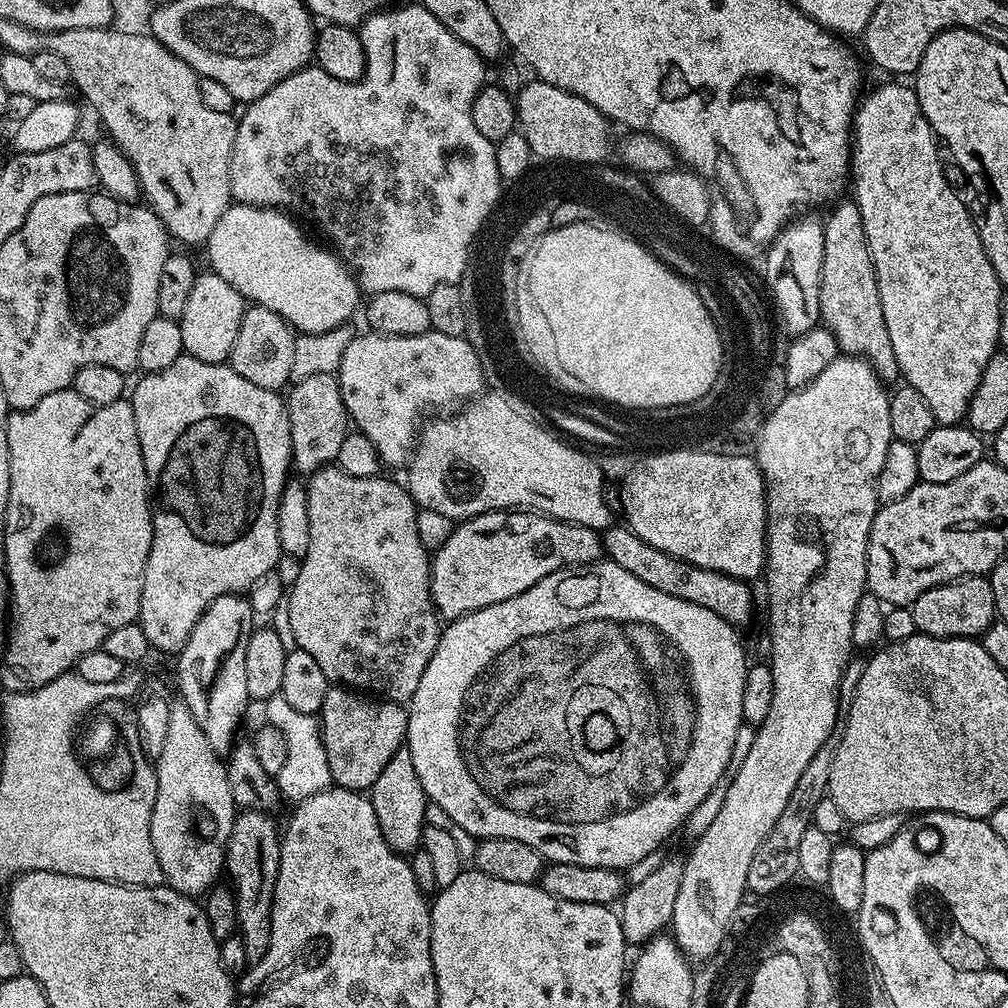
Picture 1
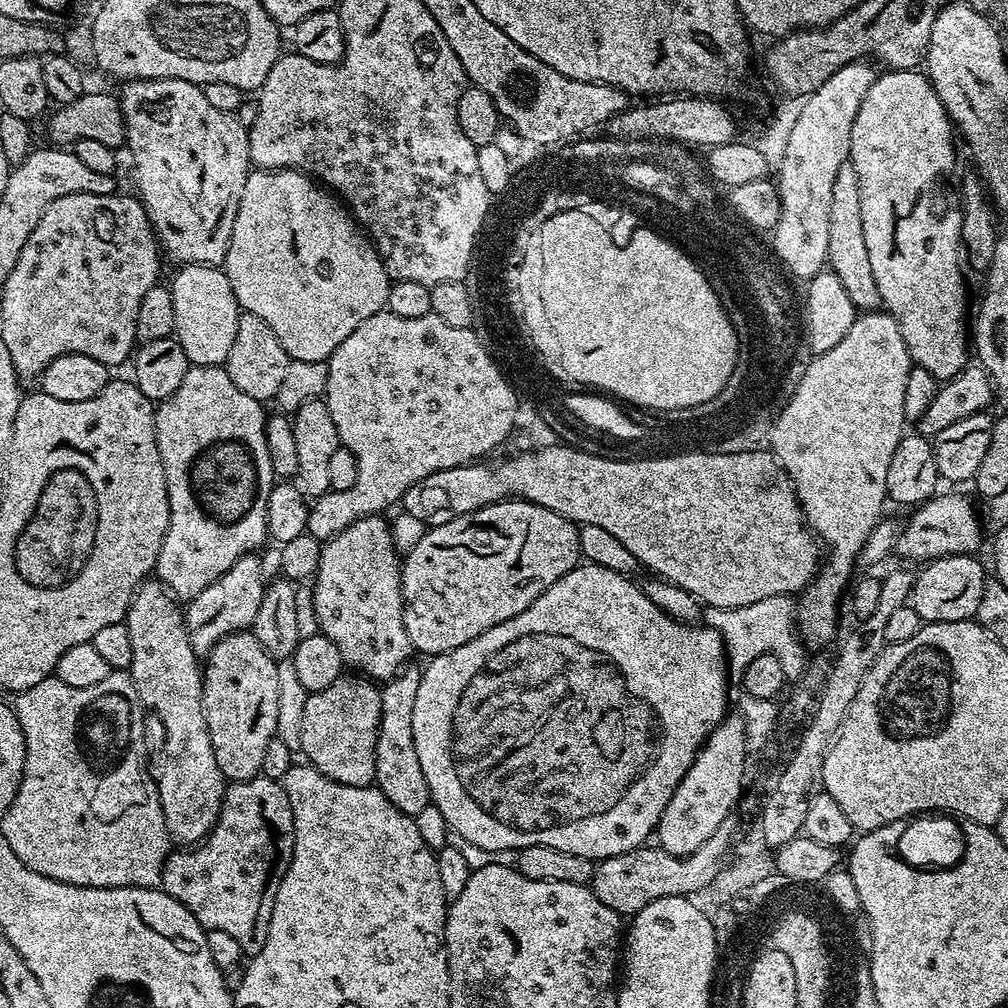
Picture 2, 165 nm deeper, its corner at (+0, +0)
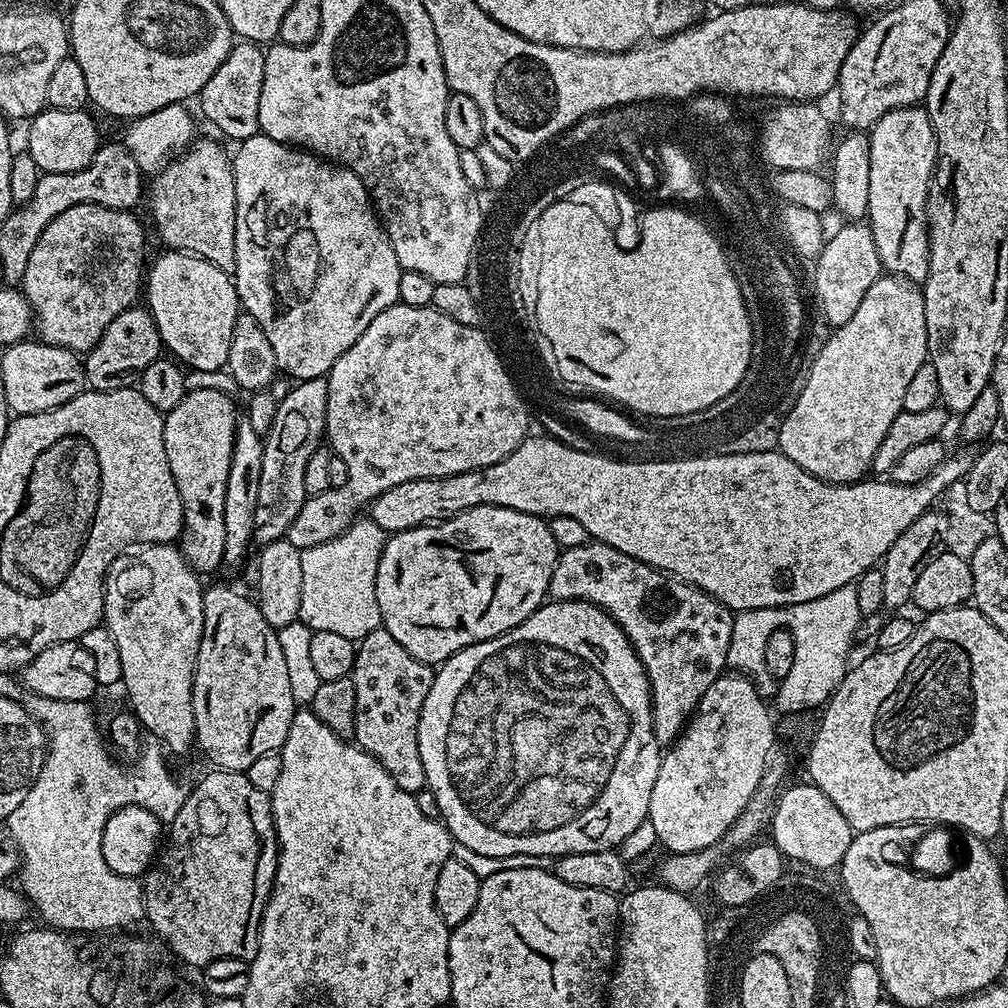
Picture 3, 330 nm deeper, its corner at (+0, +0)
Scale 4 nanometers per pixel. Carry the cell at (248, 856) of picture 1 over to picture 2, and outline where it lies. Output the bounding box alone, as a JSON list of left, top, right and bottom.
[159,774,293,958]

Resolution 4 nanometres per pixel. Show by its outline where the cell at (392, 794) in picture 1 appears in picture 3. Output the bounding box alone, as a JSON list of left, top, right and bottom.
[351,626,434,794]

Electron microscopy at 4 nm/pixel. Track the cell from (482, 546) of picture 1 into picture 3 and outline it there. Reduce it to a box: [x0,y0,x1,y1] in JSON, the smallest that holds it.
[376,506,561,666]

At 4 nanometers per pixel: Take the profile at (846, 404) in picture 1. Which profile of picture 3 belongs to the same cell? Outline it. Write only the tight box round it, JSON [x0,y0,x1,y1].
[778,274,928,484]

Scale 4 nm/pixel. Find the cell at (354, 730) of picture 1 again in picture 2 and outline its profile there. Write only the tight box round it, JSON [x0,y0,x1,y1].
[298,674,381,787]

